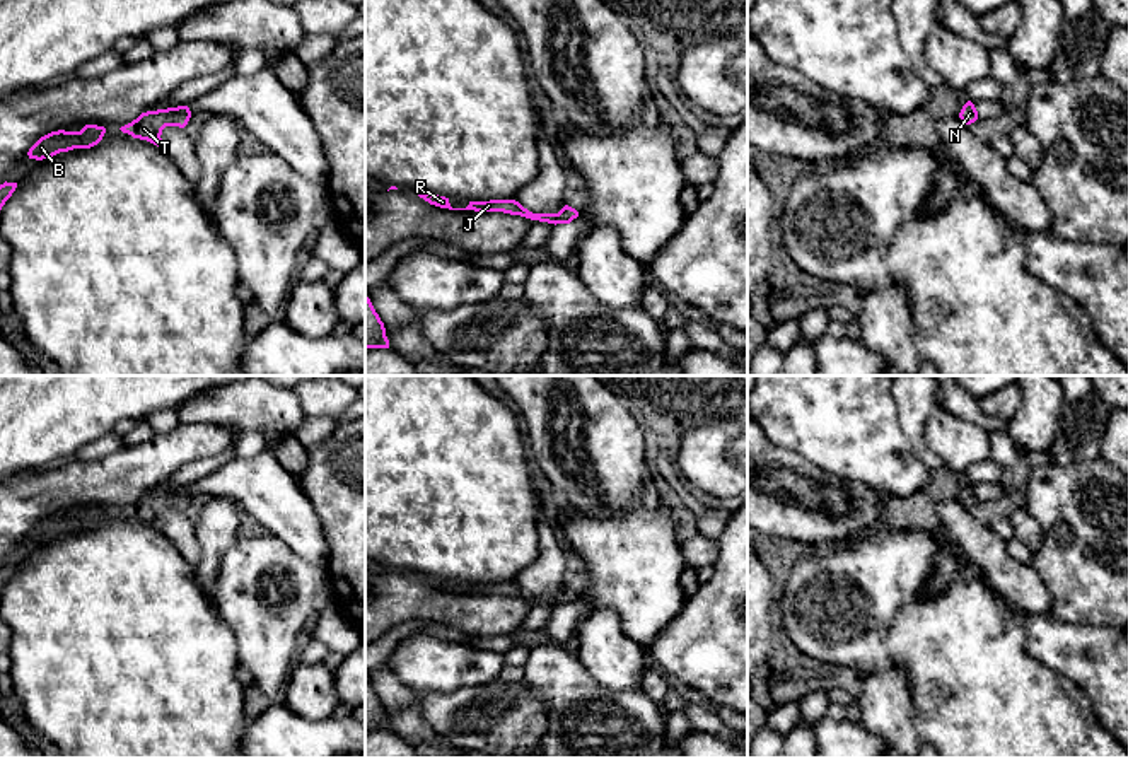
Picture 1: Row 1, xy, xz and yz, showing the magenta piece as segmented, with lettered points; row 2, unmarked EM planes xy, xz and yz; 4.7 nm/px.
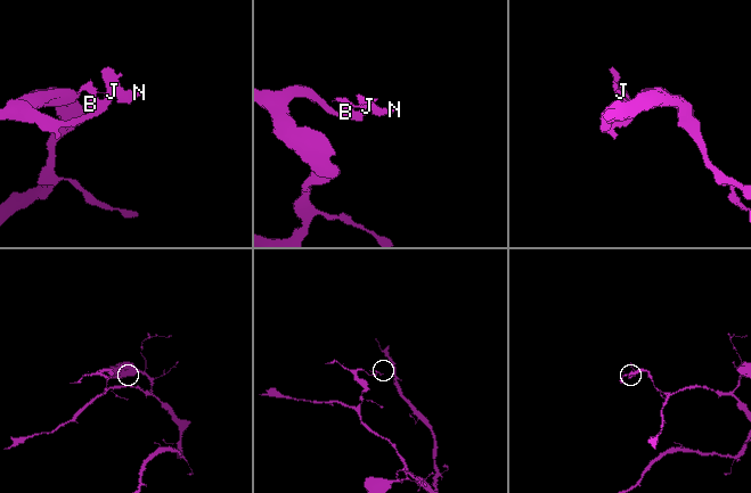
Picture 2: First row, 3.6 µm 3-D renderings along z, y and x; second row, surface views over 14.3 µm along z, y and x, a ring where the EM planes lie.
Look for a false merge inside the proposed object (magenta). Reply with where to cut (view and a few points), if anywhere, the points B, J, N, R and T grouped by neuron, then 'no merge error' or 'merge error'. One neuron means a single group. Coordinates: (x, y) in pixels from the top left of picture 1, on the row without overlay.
no cut; B J N R T; no merge error

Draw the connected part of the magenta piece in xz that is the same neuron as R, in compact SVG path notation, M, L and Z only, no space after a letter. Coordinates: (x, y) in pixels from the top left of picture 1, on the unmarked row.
M418 575L420 580L428 584L430 587L449 591L449 592L474 592L474 594L503 594L510 598L520 598L531 603L548 604L548 606L570 606L579 599L579 594L568 587L565 587L558 596L532 596L524 591L515 582L490 582L490 584L469 584L466 591L452 591L449 580L432 577L432 575Z

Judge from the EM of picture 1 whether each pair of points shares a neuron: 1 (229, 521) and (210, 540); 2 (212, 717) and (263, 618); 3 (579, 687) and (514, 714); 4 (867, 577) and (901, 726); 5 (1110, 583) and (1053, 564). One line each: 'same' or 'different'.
1: same
2: different
3: different
4: different
5: same

